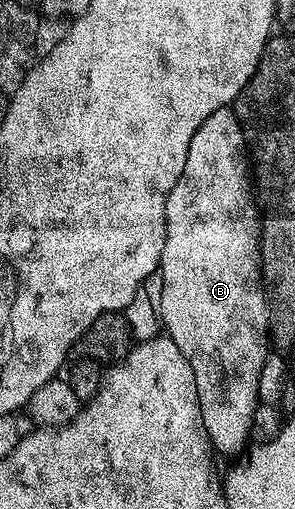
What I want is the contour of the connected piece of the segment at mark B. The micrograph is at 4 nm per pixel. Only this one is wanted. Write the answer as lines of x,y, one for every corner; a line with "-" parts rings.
231,106
218,109
202,121
198,133
194,133
194,141
190,141
190,153
186,153
186,165
182,169
182,177
170,189
166,201
166,245
162,249
162,257
158,268
160,279
160,295
158,306
160,309
160,322
167,338
182,349
186,361
190,361
190,369
194,369
194,381
198,401
202,409
202,425
206,425
206,433
212,442
212,450
217,456
245,454
250,443
250,425
254,417
254,409
258,406
258,373
262,373
262,361
270,353
270,340
268,337
268,299
264,296
262,280
260,278
260,221
258,218
258,204
255,198
250,197
250,159
246,154
244,134
235,110

